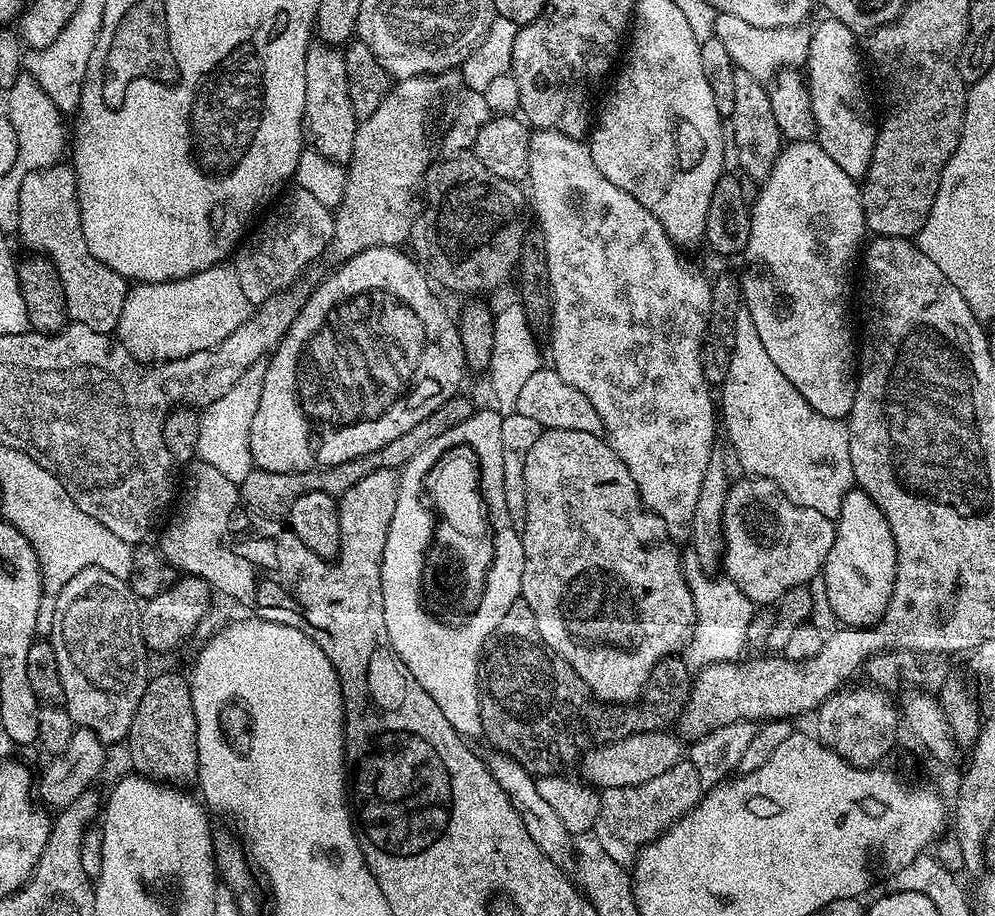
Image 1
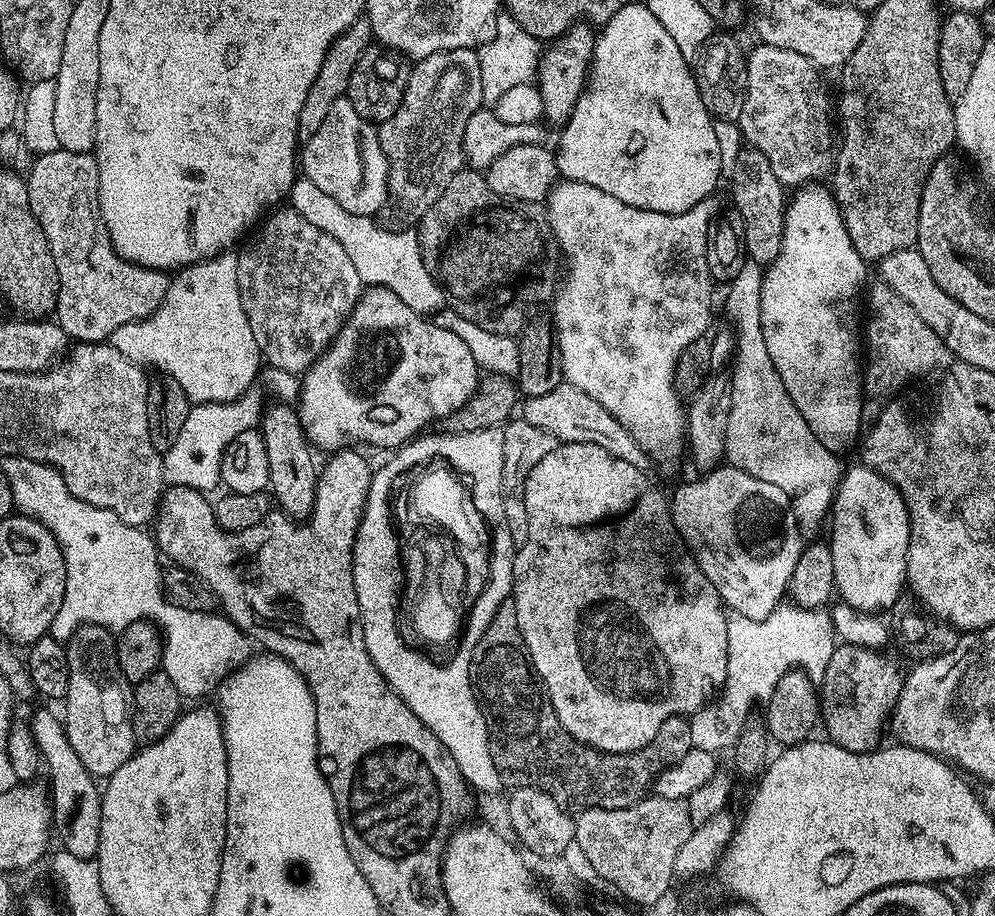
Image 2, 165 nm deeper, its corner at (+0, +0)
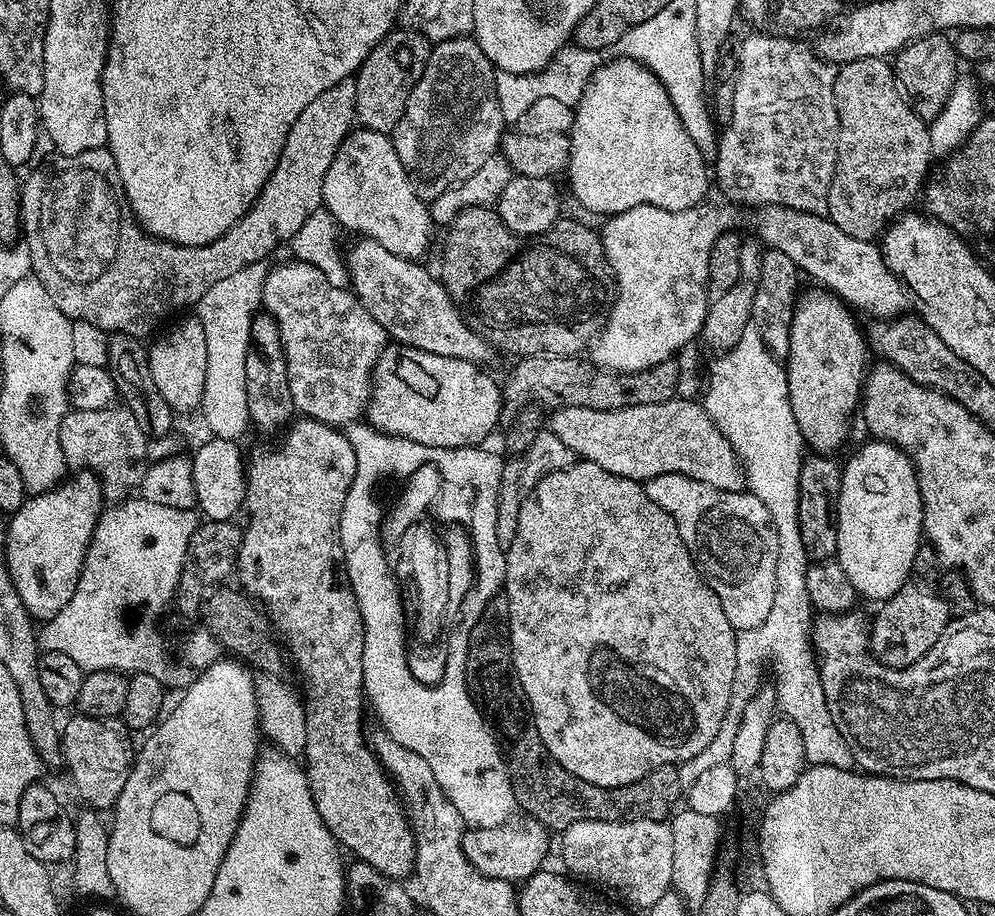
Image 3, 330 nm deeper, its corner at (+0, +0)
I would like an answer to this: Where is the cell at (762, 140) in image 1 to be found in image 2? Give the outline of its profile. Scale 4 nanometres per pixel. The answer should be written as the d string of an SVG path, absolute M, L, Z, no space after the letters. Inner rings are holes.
M748 146L737 158L736 172L730 177L732 183L732 200L736 203L735 215L742 222L742 234L746 238L748 259L767 266L778 258L778 250L782 250L782 230L784 229L784 210L786 207L786 189L774 178L774 170L770 170L770 162L762 153Z

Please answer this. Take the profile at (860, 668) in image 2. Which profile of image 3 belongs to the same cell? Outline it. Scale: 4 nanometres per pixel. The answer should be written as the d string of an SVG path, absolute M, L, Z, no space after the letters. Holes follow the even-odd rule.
M915 582L904 585L888 600L879 605L876 617L871 617L868 634L868 650L875 660L888 665L889 669L909 668L918 658L922 658L938 642L940 635L948 629L950 623L950 605L943 595L935 596L928 588L919 588Z

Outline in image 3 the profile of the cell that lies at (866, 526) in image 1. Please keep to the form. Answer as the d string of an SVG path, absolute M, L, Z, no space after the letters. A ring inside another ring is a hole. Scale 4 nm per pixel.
M875 438L867 441L852 457L842 464L840 493L836 507L836 529L838 546L834 557L836 563L846 570L850 586L854 586L857 597L875 602L888 600L909 583L912 567L924 536L924 511L922 494L918 490L918 478L911 458L898 446Z

